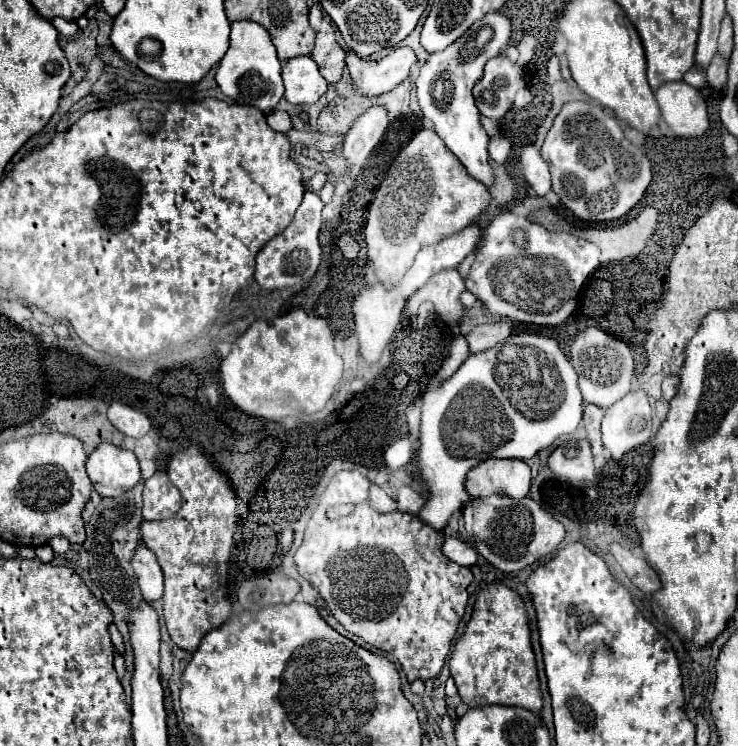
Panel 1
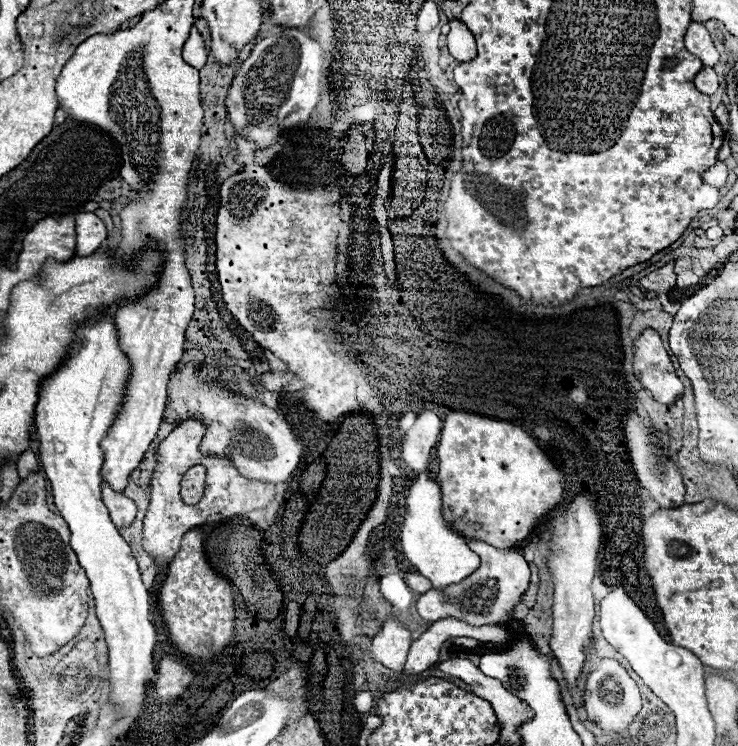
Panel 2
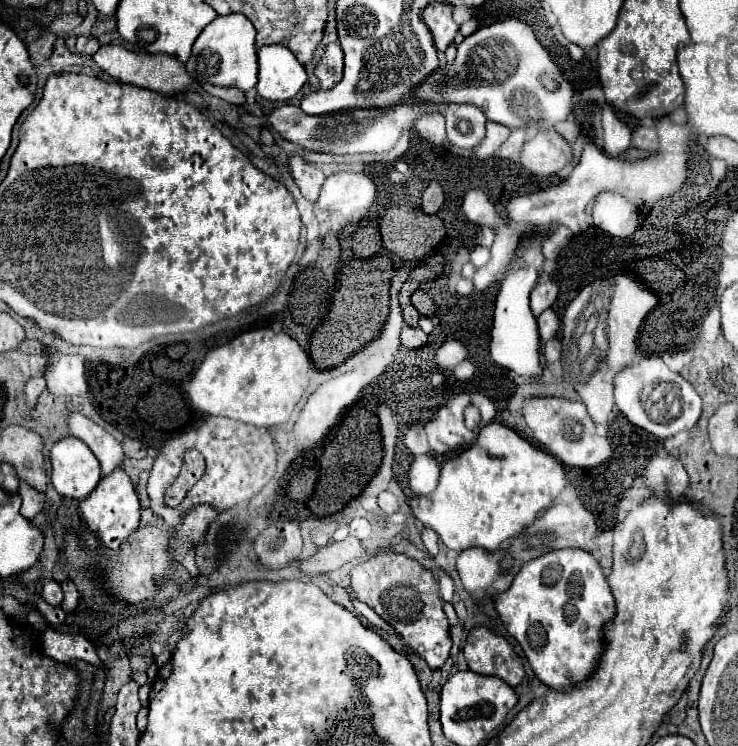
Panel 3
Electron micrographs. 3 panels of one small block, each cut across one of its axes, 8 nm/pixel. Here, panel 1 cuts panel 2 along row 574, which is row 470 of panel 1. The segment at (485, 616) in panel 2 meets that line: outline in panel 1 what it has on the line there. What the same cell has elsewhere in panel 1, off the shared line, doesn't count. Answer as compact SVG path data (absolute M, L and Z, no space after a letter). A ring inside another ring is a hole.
M484 460L468 472L464 488L472 498L486 498L490 494L522 498L530 490L530 468L522 460Z

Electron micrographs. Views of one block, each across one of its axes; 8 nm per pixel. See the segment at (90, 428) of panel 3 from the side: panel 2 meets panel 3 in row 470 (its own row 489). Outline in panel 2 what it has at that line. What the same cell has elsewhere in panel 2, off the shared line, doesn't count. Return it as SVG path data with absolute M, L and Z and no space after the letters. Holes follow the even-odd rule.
M106 482L102 484L102 500L110 510L110 518L118 528L126 528L136 518L136 504L124 494L114 492Z

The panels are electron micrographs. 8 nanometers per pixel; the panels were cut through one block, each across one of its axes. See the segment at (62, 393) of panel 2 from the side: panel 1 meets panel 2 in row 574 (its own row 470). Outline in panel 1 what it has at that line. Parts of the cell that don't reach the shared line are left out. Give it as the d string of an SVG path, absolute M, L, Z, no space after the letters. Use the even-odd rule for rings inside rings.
M100 444L86 462L88 476L100 496L120 496L140 480L140 466L134 452L114 444Z

